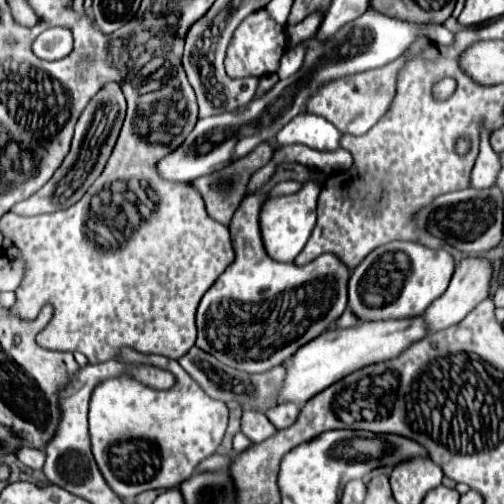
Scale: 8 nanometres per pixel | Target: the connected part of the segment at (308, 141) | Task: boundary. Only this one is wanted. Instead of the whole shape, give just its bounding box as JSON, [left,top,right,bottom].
[277,113,343,151]

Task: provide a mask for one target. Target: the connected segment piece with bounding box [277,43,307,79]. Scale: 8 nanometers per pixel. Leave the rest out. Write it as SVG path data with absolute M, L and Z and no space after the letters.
M297 45L293 49L289 49L283 57L281 57L281 65L279 65L279 79L287 79L291 75L295 75L301 67L303 67L303 61L305 61L305 45Z

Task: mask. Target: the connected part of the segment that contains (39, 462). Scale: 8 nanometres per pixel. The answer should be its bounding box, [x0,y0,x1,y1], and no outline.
[17,445,45,469]

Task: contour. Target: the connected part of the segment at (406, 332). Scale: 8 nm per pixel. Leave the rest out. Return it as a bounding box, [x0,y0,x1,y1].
[273,317,425,405]

